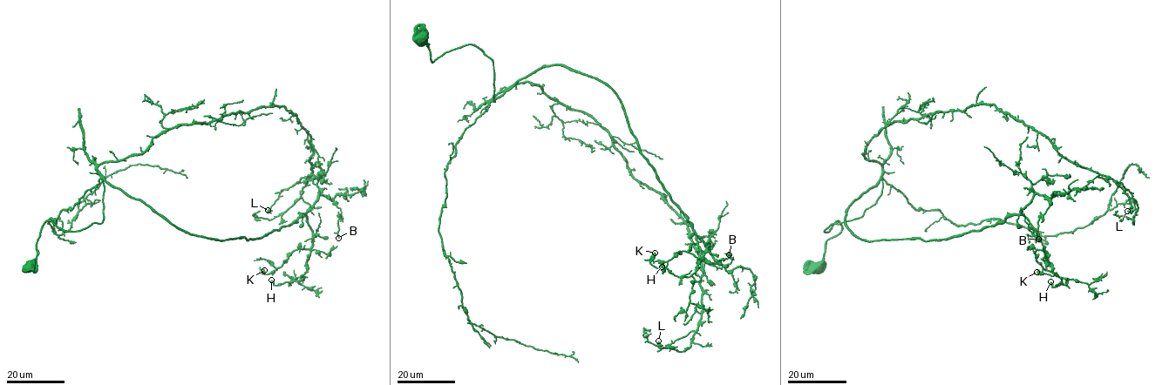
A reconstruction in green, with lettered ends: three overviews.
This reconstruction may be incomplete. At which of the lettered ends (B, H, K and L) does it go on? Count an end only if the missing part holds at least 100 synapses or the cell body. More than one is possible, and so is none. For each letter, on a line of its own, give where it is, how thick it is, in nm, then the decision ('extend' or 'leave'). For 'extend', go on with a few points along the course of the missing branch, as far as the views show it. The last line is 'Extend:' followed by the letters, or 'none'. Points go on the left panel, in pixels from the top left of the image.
B: place (338, 238); calibre 160 nm; leave
H: place (271, 280); calibre 550 nm; leave
K: place (264, 270); calibre 320 nm; leave
L: place (268, 210); calibre 440 nm; leave
Extend: none

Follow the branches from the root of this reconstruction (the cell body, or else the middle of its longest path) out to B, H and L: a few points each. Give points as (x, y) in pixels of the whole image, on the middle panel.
B: (421, 38), (431, 61), (477, 46), (493, 101), (553, 64), (604, 82), (696, 236), (729, 254)
H: (421, 38), (431, 61), (477, 46), (493, 101), (553, 64), (604, 82), (703, 250), (688, 277), (662, 266)
L: (421, 38), (431, 61), (487, 56), (488, 101), (532, 82), (589, 114), (684, 221), (703, 312), (658, 341)

